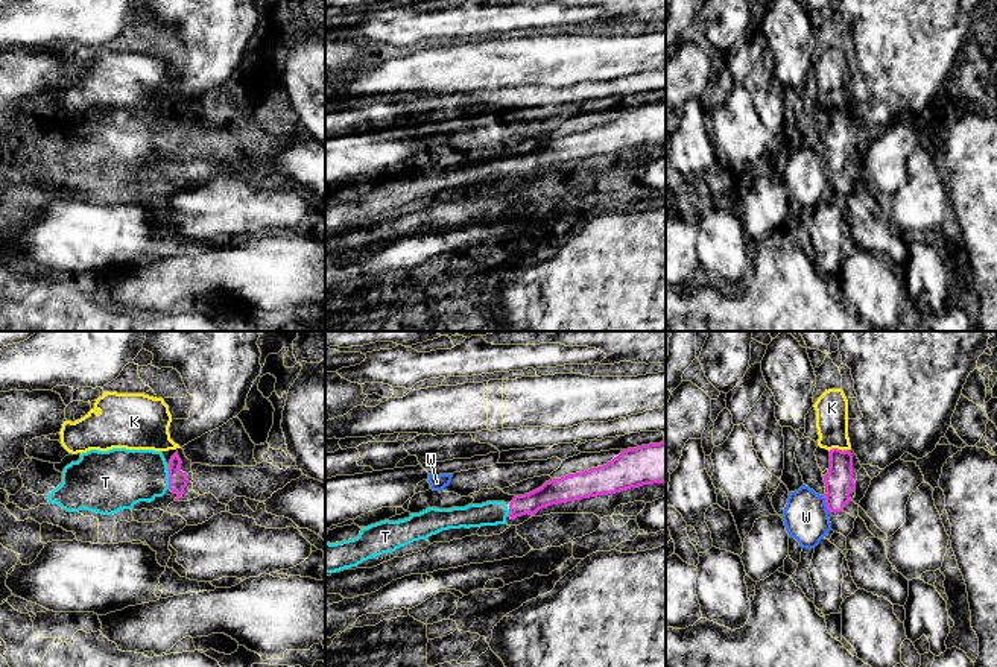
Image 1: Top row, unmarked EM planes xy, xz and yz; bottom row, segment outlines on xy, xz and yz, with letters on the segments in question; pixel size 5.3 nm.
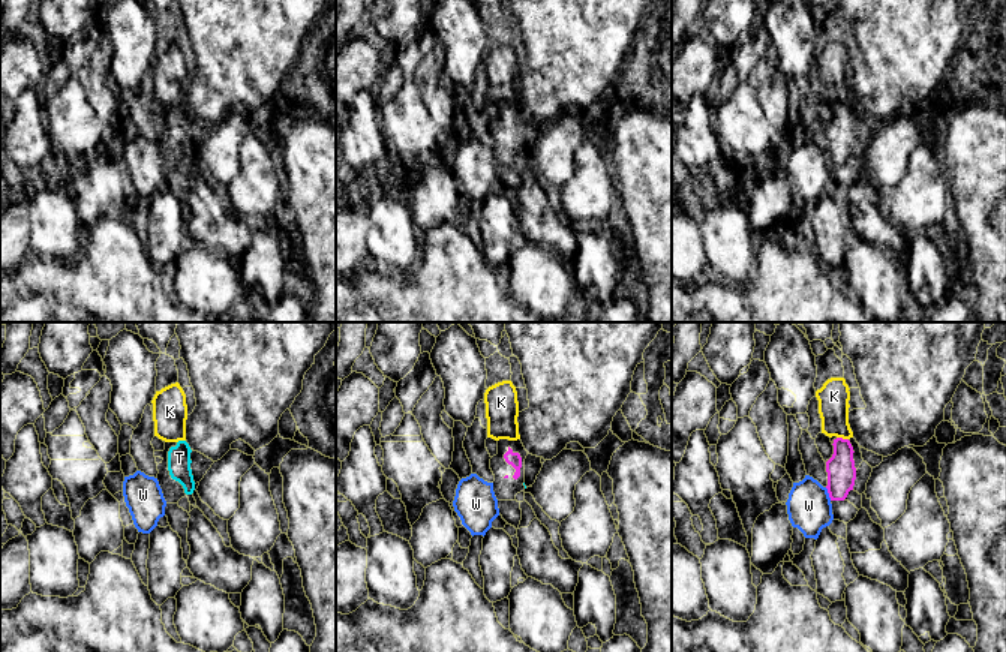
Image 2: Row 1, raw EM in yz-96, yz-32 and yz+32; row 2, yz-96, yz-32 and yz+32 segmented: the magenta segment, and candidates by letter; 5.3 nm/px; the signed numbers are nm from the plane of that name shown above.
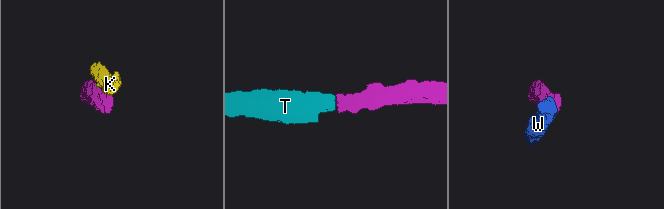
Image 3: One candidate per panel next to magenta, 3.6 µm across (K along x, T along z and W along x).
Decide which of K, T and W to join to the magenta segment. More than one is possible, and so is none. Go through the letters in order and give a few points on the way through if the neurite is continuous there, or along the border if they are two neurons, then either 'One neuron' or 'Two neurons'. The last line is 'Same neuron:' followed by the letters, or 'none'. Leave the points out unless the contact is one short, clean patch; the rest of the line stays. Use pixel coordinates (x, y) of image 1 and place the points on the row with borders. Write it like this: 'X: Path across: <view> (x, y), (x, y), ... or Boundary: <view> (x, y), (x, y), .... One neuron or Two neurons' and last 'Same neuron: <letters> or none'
K: Boundary: yz (829, 450), (839, 448), (842, 452). Two neurons
T: Path across: xy (178, 480), (169, 479), (122, 477). One neuron
W: Boundary: yz (822, 496), (830, 511). Two neurons
Same neuron: T

